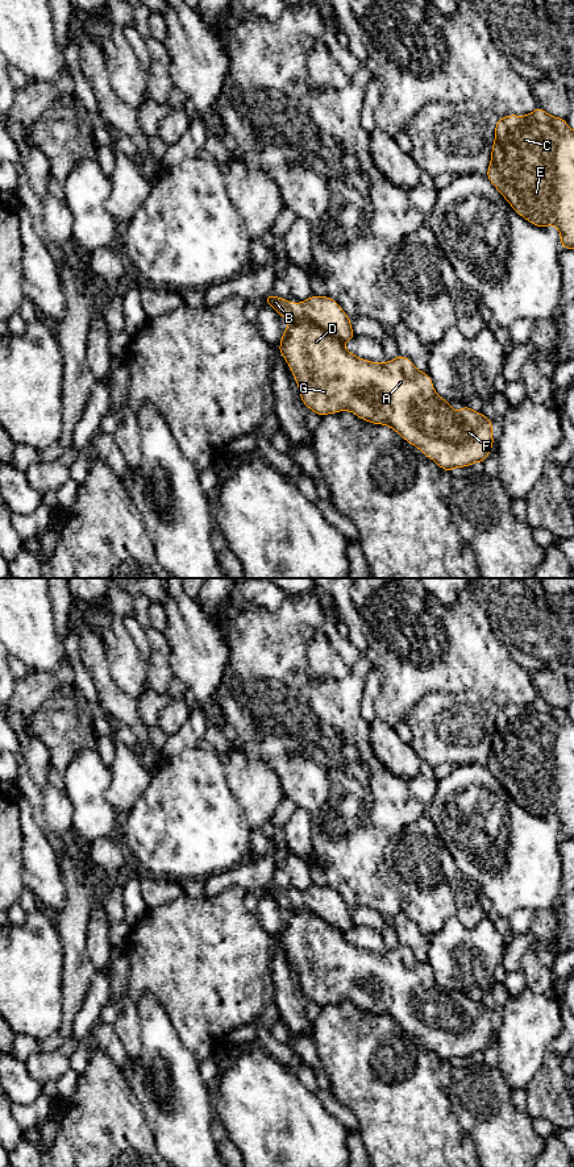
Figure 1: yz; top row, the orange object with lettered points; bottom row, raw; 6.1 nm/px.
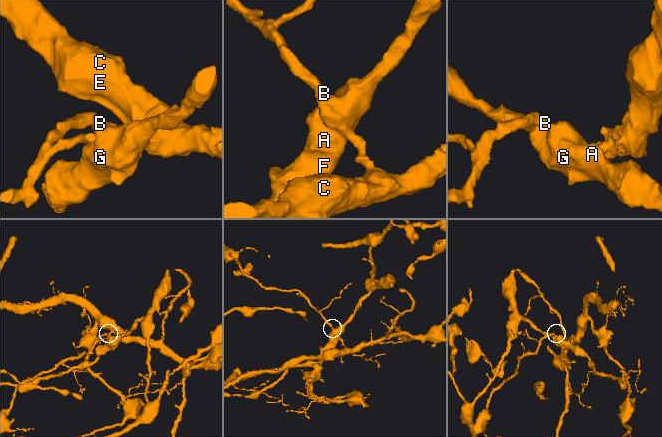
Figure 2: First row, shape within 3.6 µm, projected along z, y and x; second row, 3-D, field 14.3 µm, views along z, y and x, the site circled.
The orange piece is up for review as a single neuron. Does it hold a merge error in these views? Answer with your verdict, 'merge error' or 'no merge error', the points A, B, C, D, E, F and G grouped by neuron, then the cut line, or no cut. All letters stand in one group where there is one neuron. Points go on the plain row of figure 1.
merge error | A D F G / B C E | yz (290, 912), (310, 909), (341, 931)

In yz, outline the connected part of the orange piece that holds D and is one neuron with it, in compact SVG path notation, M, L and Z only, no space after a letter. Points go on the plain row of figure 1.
M308 909L291 911L283 921L278 939L292 960L301 992L321 1008L348 1000L365 1012L387 1014L445 1062L483 1052L494 1037L492 1010L466 994L462 994L459 1002L454 1001L448 991L436 984L428 963L419 962L405 946L399 944L392 951L380 954L359 948L348 942L340 929Z

